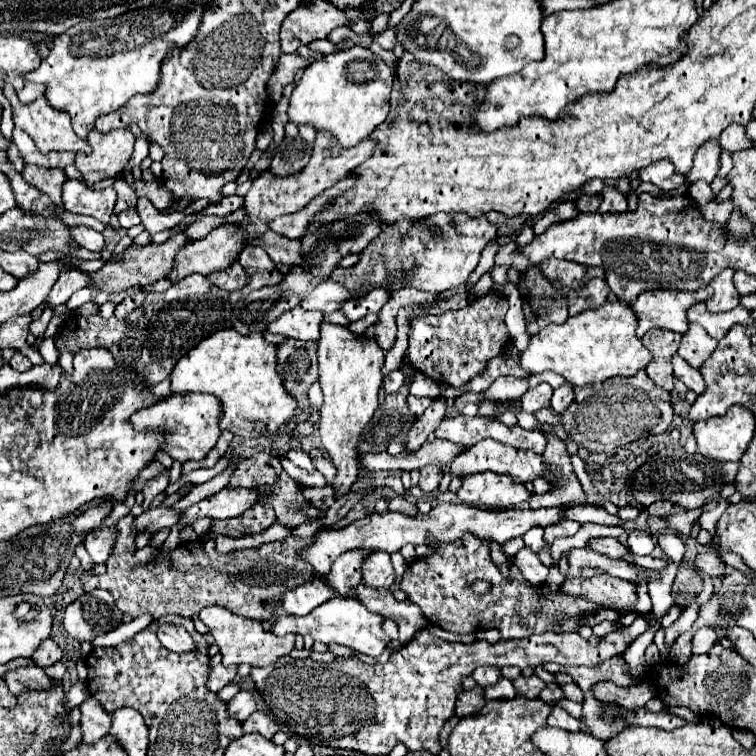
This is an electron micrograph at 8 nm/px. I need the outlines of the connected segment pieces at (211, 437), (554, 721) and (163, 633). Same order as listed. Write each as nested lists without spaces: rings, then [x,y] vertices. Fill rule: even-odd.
[[[184,393],[184,395],[172,395],[148,409],[142,409],[134,413],[132,425],[138,431],[144,429],[166,429],[166,445],[164,451],[178,461],[202,461],[206,459],[208,451],[216,445],[220,437],[220,399],[206,395],[206,393]]]
[[[562,707],[552,709],[552,715],[548,717],[548,725],[550,727],[560,727],[564,731],[580,731],[580,721],[574,719],[572,715],[568,715]]]
[[[165,624],[159,627],[157,632],[161,644],[168,650],[184,653],[184,651],[194,651],[196,643],[188,635],[188,631],[181,625]]]

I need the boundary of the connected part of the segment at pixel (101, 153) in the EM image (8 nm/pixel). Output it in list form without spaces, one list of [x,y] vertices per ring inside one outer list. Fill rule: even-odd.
[[[114,129],[110,133],[92,131],[88,143],[92,147],[90,155],[76,153],[76,169],[84,175],[86,185],[94,185],[108,177],[118,177],[134,149],[134,135],[130,129]]]

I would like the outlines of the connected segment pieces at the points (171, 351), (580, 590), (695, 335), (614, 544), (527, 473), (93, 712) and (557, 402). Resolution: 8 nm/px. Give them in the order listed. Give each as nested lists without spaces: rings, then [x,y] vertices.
[[[244,247],[238,255],[240,265],[244,265],[250,283],[240,291],[222,291],[216,289],[204,275],[188,275],[178,285],[172,285],[164,293],[148,293],[142,307],[136,309],[136,313],[118,319],[110,317],[104,319],[100,315],[90,317],[72,317],[68,321],[68,327],[62,329],[62,333],[56,337],[58,351],[70,351],[76,353],[80,349],[90,347],[106,347],[112,351],[114,359],[118,363],[126,363],[130,369],[136,369],[136,373],[146,377],[148,385],[156,385],[162,379],[166,379],[178,359],[192,347],[196,347],[202,339],[208,337],[208,333],[220,331],[230,327],[230,317],[236,301],[244,295],[248,295],[254,289],[278,285],[284,279],[284,273],[276,269],[276,263],[268,257],[268,253],[262,247]]]
[[[608,574],[592,579],[574,577],[564,581],[564,591],[570,595],[584,595],[602,607],[630,607],[636,601],[636,585]]]
[[[692,323],[690,331],[686,335],[682,335],[682,343],[678,349],[678,355],[692,365],[694,369],[700,369],[704,365],[704,361],[714,353],[718,341],[712,339],[700,325]]]
[[[598,537],[598,539],[590,539],[588,541],[588,549],[600,553],[600,555],[606,555],[610,559],[618,559],[626,553],[630,553],[618,539],[614,537]]]
[[[484,439],[472,447],[468,447],[464,453],[460,453],[456,457],[456,461],[444,465],[444,473],[452,473],[452,477],[466,477],[466,475],[472,475],[472,473],[480,473],[480,471],[494,471],[494,473],[506,473],[510,475],[514,481],[520,481],[520,483],[528,483],[528,481],[534,481],[536,477],[542,477],[546,479],[550,485],[558,485],[558,477],[554,477],[552,469],[546,465],[544,457],[542,455],[536,455],[536,453],[528,453],[528,451],[522,451],[522,449],[514,449],[510,445],[500,445],[498,441],[494,439]]]
[[[88,697],[82,705],[82,741],[84,743],[94,743],[98,739],[102,739],[108,729],[110,729],[110,723],[112,723],[112,713],[104,711],[104,707],[94,699],[94,697]]]
[[[562,385],[560,389],[556,389],[556,391],[554,391],[550,407],[552,407],[556,413],[564,413],[564,407],[568,407],[572,399],[574,399],[572,385]]]

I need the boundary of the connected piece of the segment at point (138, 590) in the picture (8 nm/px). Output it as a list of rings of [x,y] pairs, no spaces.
[[[254,505],[242,517],[226,519],[226,521],[212,521],[208,535],[198,537],[188,543],[180,543],[176,549],[168,551],[164,557],[142,563],[136,559],[136,535],[132,533],[134,515],[126,515],[118,521],[118,539],[112,557],[106,561],[106,573],[82,573],[80,581],[84,591],[106,589],[112,593],[116,607],[122,613],[132,617],[140,617],[142,613],[152,613],[154,619],[162,615],[182,615],[182,617],[196,617],[202,607],[218,605],[228,607],[232,613],[268,621],[274,617],[274,611],[266,607],[266,603],[276,603],[284,595],[284,589],[294,589],[304,581],[314,579],[312,565],[304,565],[296,553],[304,549],[304,545],[312,545],[312,537],[286,537],[284,541],[264,543],[252,549],[240,549],[230,553],[216,551],[216,535],[228,537],[246,537],[254,533],[262,533],[274,521],[274,509],[270,505]]]

